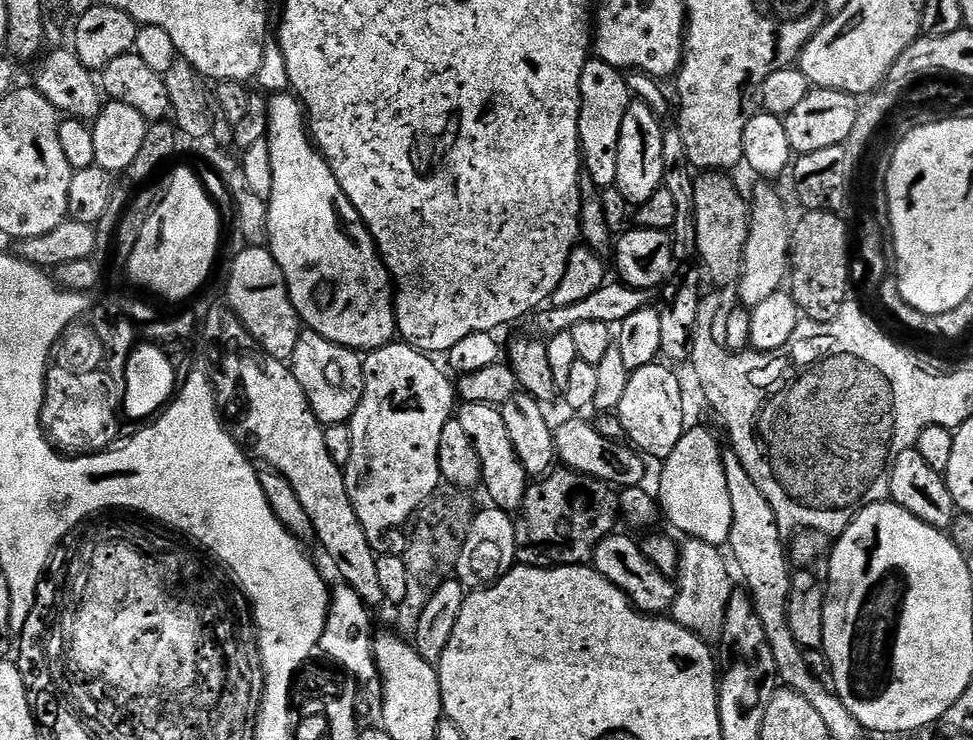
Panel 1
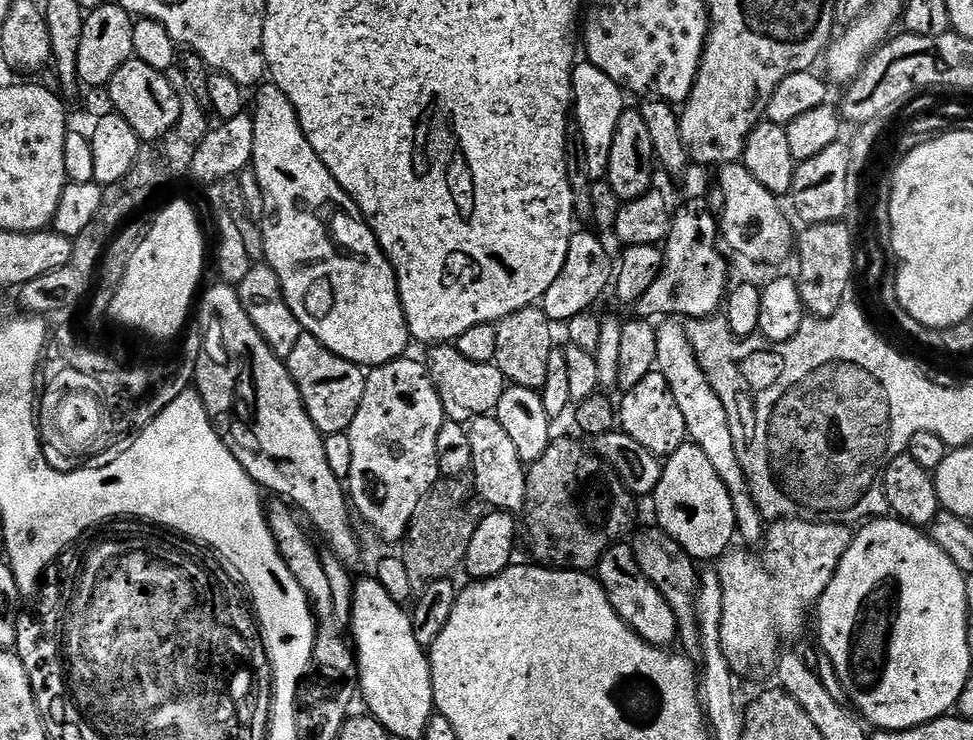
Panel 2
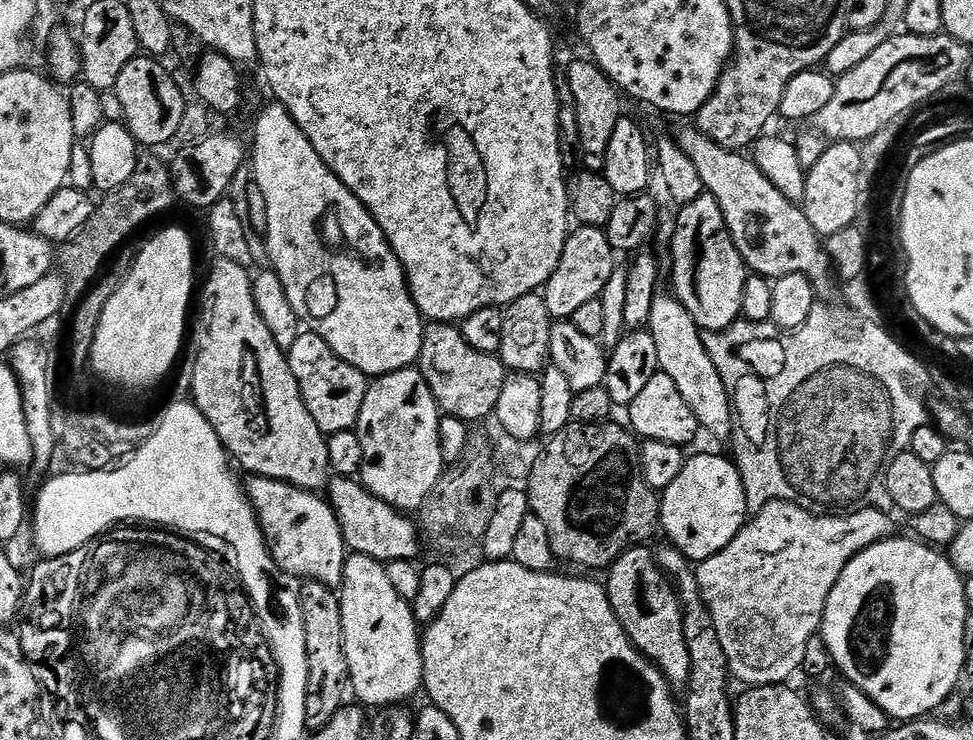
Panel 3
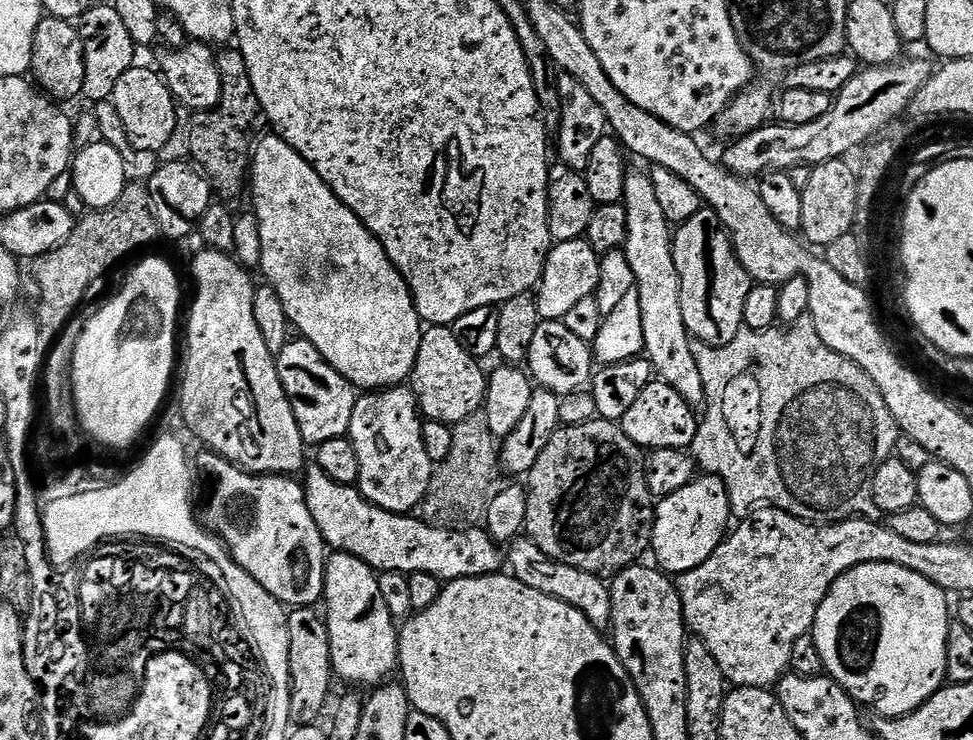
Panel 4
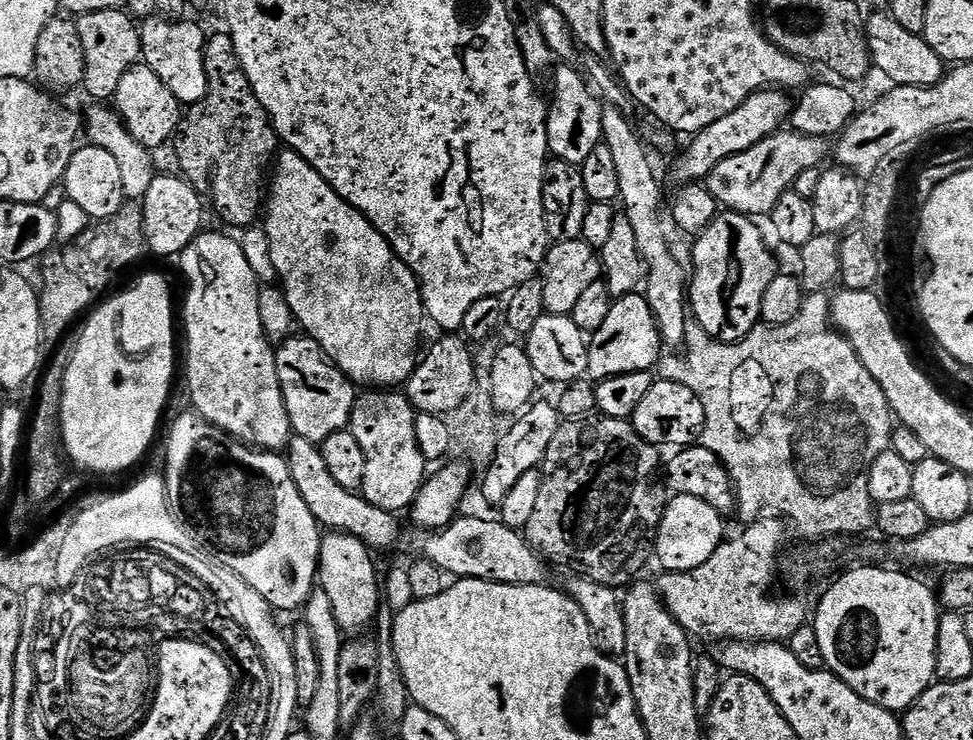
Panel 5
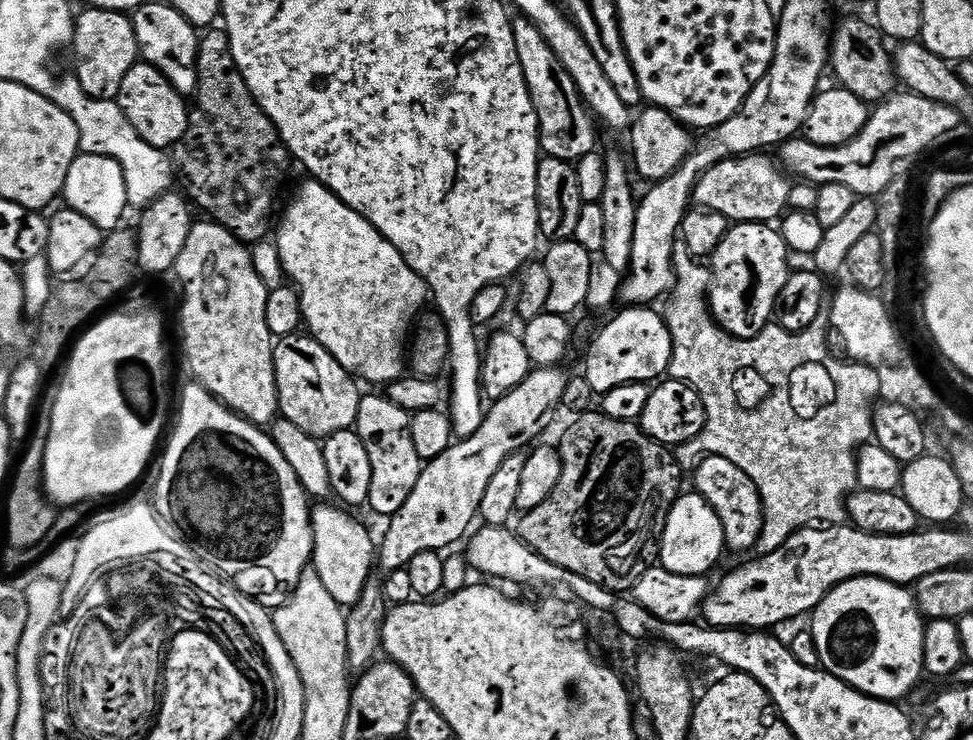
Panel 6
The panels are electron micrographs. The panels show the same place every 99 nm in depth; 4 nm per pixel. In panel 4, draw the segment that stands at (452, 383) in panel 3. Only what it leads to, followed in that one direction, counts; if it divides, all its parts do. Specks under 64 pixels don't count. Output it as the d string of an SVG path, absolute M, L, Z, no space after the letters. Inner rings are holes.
M448 326L435 329L436 340L425 339L420 345L418 362L410 377L411 387L420 401L420 411L429 421L446 426L460 424L468 415L481 411L488 399L490 376L455 331Z

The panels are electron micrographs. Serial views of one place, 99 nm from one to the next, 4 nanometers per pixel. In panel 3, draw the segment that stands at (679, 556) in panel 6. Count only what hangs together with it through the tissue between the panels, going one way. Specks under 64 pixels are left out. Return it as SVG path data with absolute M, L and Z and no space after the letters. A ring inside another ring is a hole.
M689 455L685 459L684 465L682 466L682 474L678 474L678 478L674 478L674 482L670 482L670 486L663 489L662 499L660 500L660 518L658 521L659 527L664 528L664 532L669 536L667 538L670 544L678 549L685 558L691 562L699 562L710 558L714 554L718 554L720 551L727 546L736 535L740 533L740 529L744 527L746 521L749 519L750 513L748 510L748 495L745 494L743 488L742 478L740 477L739 470L735 463L726 455L724 456L692 456Z

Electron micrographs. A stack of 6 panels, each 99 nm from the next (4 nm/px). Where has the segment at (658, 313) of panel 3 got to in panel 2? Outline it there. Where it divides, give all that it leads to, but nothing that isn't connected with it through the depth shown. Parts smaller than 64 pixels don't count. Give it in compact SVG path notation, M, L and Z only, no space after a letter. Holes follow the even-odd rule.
M668 318L657 327L656 368L666 378L670 390L674 394L674 400L678 402L678 410L682 410L682 418L686 418L688 440L701 448L706 454L706 458L710 458L714 470L718 470L718 478L722 478L722 482L730 494L739 539L744 539L748 543L745 545L748 546L759 545L766 536L766 517L760 513L756 499L752 497L752 488L748 485L748 479L738 460L728 411L722 398L718 394L714 394L714 386L710 386L710 382L694 354L694 346L690 344L687 327L683 323L679 323L681 323L679 319Z

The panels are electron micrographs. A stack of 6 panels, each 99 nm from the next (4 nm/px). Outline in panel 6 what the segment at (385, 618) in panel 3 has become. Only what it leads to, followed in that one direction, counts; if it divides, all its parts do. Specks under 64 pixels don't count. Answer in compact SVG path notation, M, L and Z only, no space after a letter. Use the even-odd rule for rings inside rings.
M324 504L321 508L313 507L311 509L312 514L312 559L310 561L311 567L318 574L318 578L322 578L322 586L326 586L326 590L330 590L330 594L334 598L334 602L338 602L342 606L351 606L357 604L360 600L360 595L362 594L362 586L366 586L366 578L368 576L373 575L374 572L374 540L372 544L372 536L367 532L366 529L363 528L362 525L359 524L358 521L355 520L352 515L349 514L343 507L335 506L336 508L331 508L330 505Z

